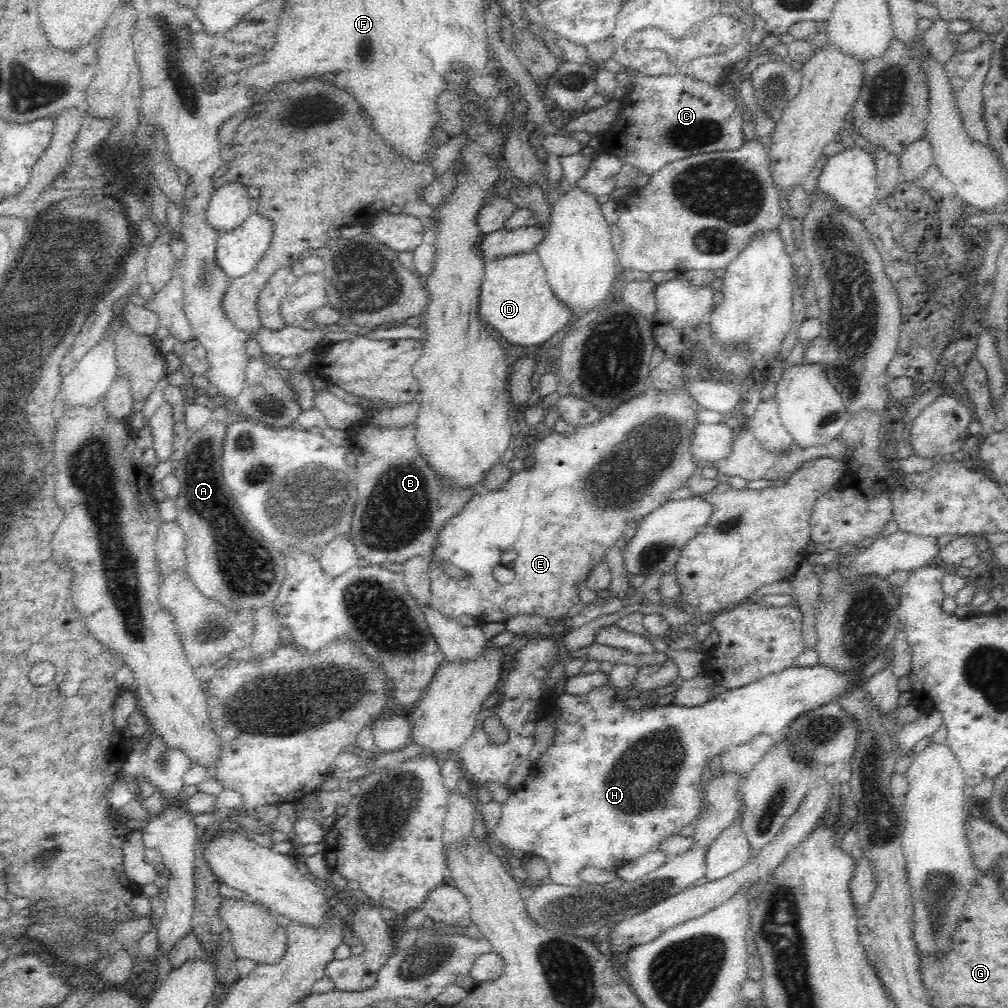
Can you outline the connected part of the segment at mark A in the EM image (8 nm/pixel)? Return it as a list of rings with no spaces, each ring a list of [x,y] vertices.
[[[211,420],[203,428],[198,430],[192,435],[189,435],[189,439],[185,444],[184,456],[174,465],[173,474],[178,477],[181,484],[181,490],[179,496],[174,500],[177,506],[177,517],[175,521],[179,524],[179,527],[185,534],[185,555],[188,556],[186,560],[185,572],[194,580],[196,589],[208,599],[218,601],[222,603],[228,611],[238,613],[240,611],[252,610],[256,611],[259,608],[269,606],[272,608],[274,599],[278,596],[282,581],[286,578],[286,567],[285,567],[285,555],[282,549],[275,543],[268,542],[262,535],[246,520],[244,513],[241,511],[239,504],[235,501],[236,498],[233,496],[233,492],[230,491],[228,485],[224,484],[225,480],[222,474],[222,442],[224,442],[224,432],[226,432],[227,423],[216,422]]]

